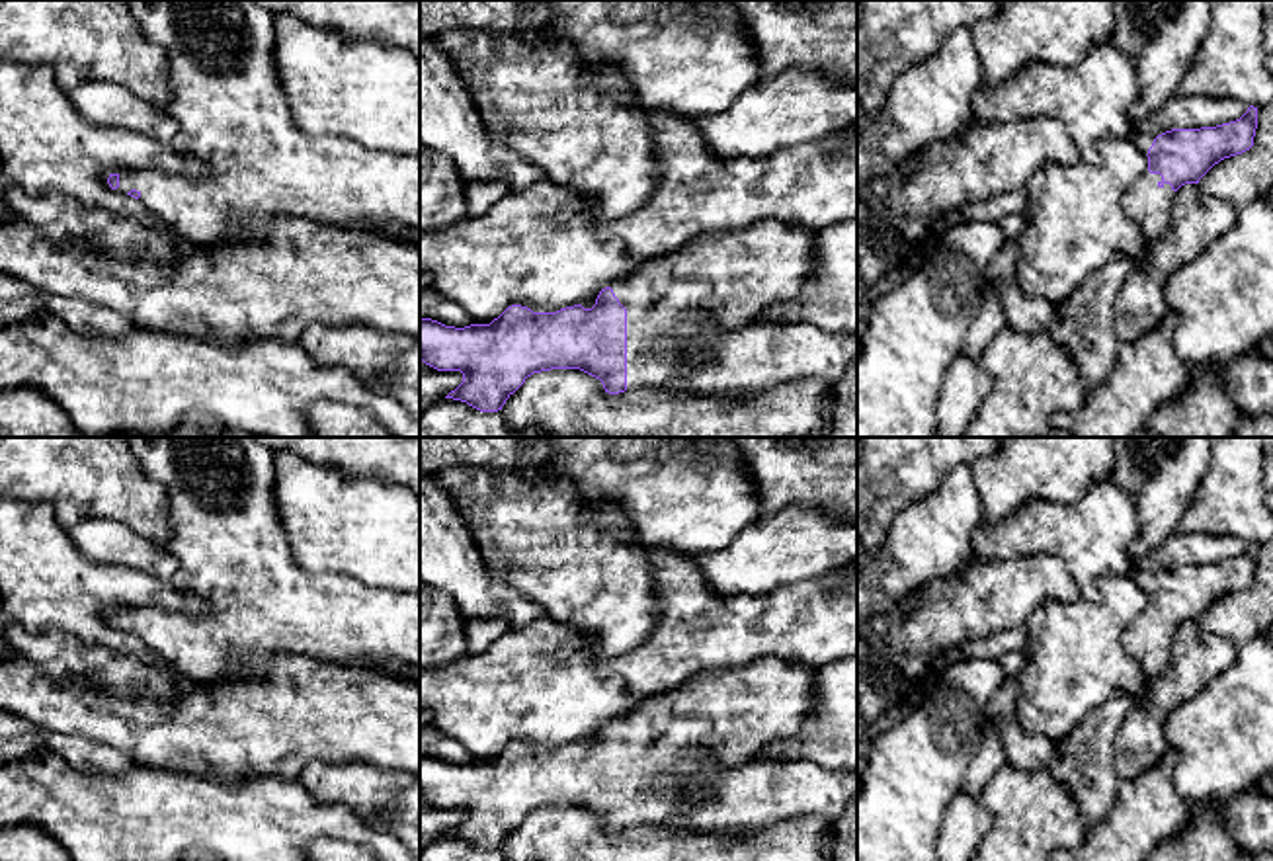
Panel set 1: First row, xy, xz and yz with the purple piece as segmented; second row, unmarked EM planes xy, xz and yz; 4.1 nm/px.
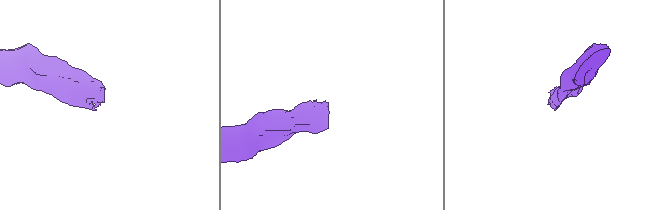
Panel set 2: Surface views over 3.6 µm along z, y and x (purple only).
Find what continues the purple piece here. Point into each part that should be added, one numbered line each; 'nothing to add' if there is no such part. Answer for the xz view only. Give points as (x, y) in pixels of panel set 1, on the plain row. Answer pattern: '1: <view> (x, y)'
1: xz (729, 717)

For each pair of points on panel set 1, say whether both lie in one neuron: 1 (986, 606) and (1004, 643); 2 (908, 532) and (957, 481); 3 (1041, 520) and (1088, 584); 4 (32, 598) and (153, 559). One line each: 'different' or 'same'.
1: different
2: same
3: same
4: different

